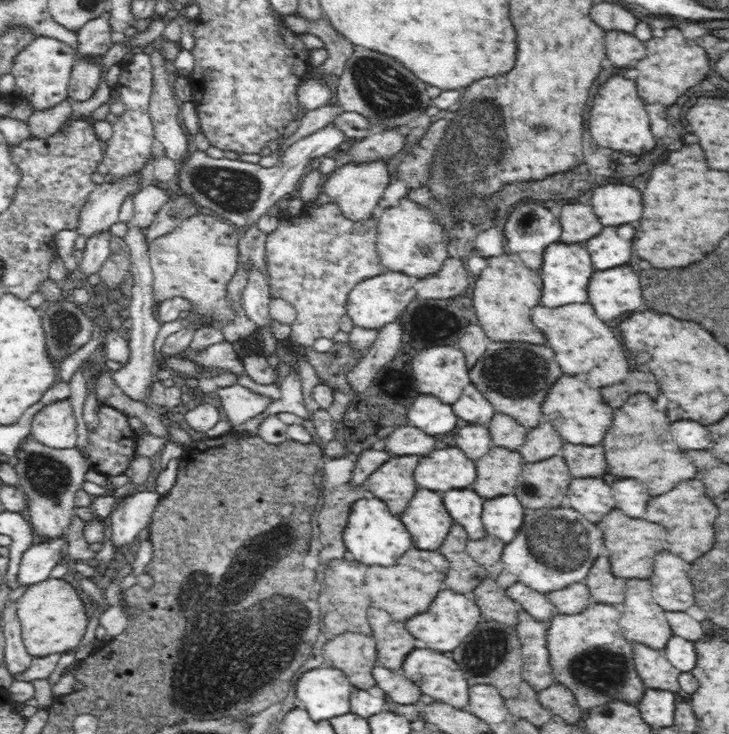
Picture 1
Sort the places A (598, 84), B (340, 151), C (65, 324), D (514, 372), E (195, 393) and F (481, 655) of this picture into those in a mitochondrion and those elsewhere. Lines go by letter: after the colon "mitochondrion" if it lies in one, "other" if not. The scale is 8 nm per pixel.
A: other
B: other
C: mitochondrion
D: mitochondrion
E: other
F: mitochondrion

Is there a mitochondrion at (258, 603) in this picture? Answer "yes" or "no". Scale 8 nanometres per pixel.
yes

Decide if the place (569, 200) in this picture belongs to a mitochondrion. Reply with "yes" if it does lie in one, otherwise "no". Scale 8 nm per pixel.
no

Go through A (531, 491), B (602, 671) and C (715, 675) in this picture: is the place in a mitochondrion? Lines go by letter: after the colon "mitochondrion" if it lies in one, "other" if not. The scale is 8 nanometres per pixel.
A: mitochondrion
B: mitochondrion
C: other

